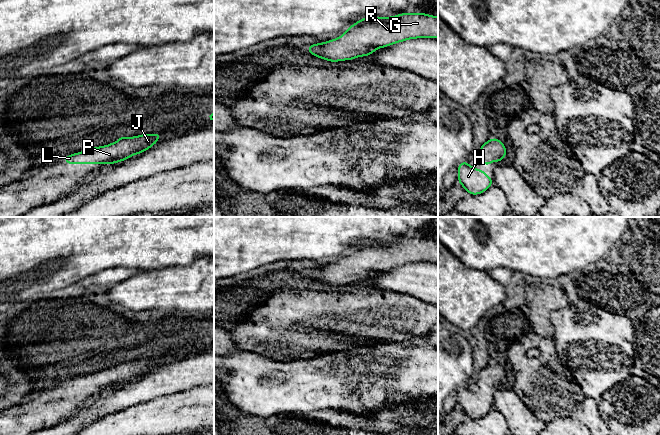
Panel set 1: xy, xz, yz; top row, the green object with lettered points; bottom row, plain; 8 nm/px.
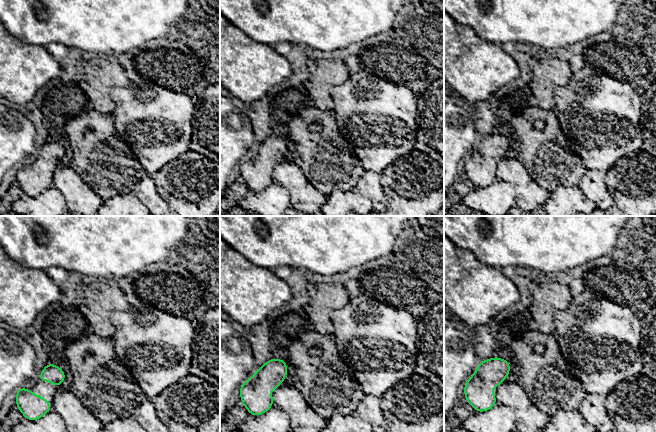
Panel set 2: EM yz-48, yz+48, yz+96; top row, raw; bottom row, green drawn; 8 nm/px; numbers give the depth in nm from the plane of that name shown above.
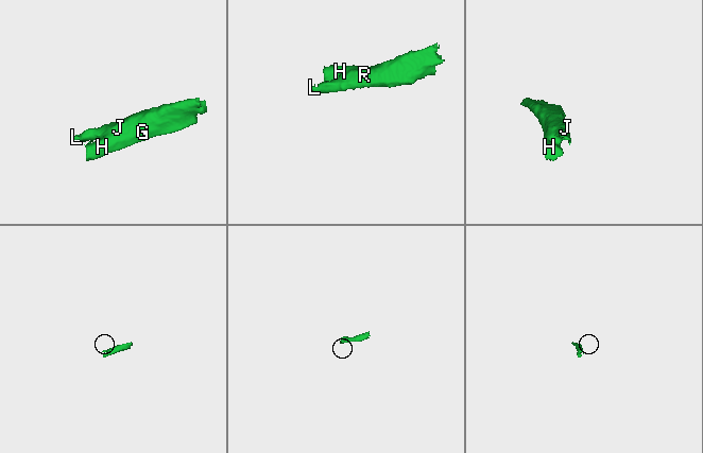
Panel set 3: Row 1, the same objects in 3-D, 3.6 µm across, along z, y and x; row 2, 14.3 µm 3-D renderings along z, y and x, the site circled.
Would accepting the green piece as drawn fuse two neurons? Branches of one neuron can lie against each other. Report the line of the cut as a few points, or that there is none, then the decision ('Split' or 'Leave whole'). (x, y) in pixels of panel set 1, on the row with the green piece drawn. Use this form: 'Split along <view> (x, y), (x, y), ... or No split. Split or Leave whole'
No split. Leave whole

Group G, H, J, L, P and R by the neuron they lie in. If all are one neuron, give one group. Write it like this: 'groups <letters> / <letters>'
groups G H J L P R

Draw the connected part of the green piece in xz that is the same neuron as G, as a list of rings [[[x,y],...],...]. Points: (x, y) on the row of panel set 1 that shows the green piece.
[[[402,13],[393,17],[362,18],[345,33],[325,43],[312,44],[307,51],[330,62],[353,60],[356,57],[370,56],[377,48],[415,38],[438,38],[438,17],[425,13]]]

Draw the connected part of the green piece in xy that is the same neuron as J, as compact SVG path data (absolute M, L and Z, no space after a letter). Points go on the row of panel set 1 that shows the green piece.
M160 133L152 135L142 134L136 137L120 135L117 142L106 146L94 147L63 158L65 164L113 164L130 158L138 153L143 153L156 145L161 137Z

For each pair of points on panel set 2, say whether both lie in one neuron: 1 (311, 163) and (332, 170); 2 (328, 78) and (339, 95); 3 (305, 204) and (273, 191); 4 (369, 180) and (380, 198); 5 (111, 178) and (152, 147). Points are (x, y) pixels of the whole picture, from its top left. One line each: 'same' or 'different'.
1: same
2: different
3: different
4: same
5: different

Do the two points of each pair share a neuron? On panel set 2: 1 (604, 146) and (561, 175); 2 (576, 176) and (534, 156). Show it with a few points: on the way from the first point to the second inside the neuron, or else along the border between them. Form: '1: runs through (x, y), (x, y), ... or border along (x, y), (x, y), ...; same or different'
1: border along (569, 141), (573, 150), (587, 169); different
2: runs through (566, 168), (554, 164), (544, 156); same

